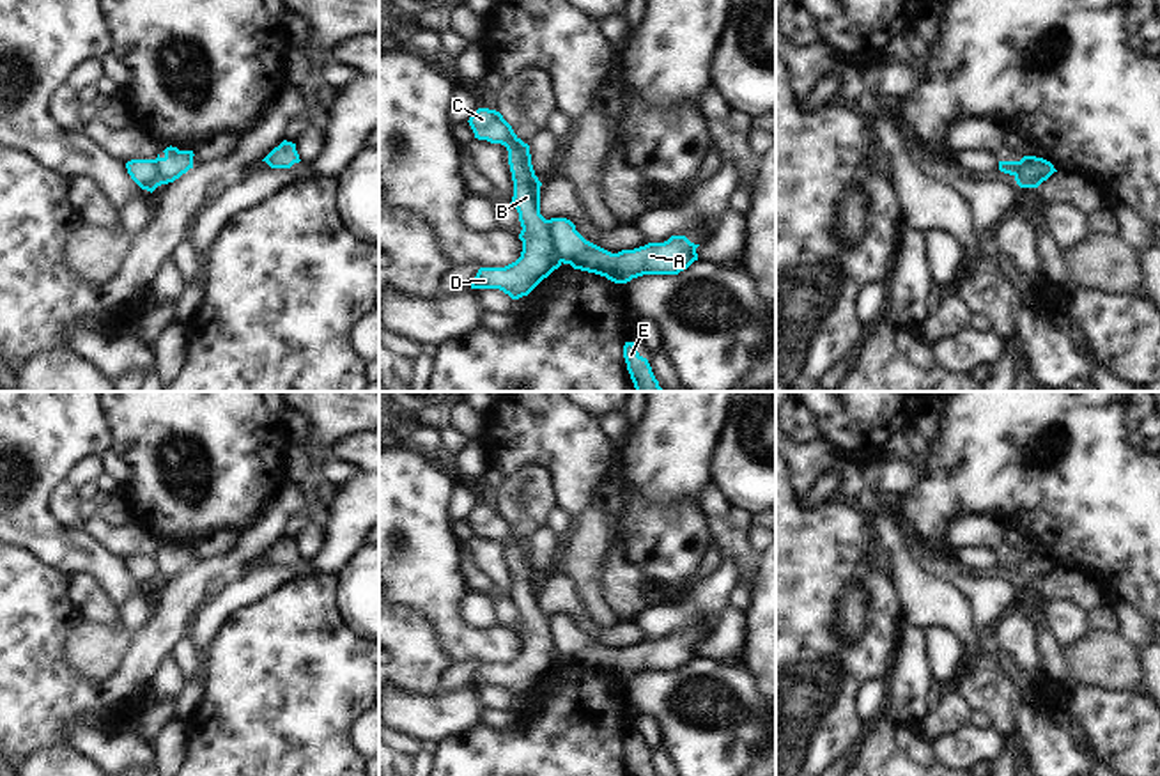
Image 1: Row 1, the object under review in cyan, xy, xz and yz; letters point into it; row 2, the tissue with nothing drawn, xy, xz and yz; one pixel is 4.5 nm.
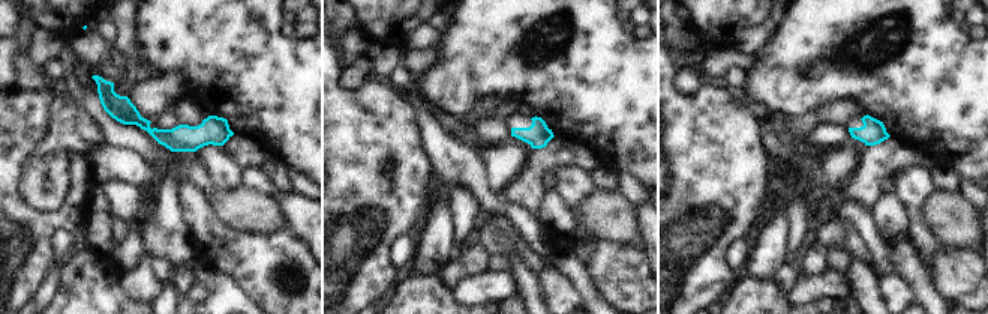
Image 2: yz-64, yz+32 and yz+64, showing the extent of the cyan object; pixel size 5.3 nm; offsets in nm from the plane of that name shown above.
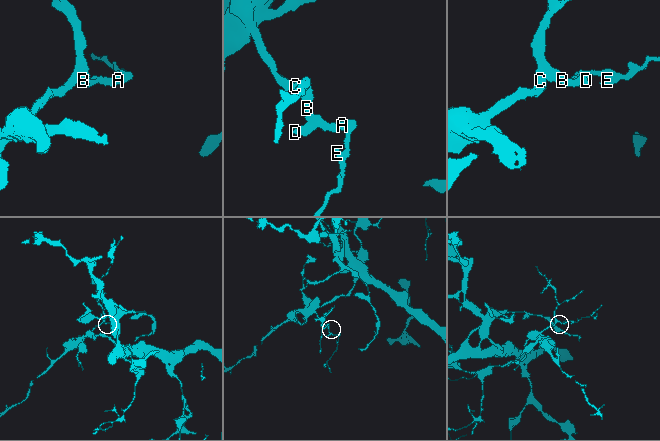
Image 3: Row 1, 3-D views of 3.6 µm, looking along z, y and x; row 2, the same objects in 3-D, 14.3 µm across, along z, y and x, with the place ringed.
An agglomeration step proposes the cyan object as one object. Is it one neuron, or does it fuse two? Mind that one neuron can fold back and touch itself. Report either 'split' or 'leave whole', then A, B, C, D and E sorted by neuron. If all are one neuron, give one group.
split; groups A E / B C D

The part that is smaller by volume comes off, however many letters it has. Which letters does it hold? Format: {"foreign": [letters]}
{"foreign": ["A", "E"]}

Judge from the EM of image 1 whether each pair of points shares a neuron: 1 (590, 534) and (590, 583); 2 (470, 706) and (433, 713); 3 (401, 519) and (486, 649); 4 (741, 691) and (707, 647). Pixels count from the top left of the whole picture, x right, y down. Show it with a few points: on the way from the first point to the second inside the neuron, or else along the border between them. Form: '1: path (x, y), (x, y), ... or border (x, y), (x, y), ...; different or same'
1: path (590, 546), (590, 571); same
2: path (461, 711), (441, 713); same
3: path (411, 553), (434, 583), (441, 606), (452, 620); same
4: border (705, 654), (723, 661); different

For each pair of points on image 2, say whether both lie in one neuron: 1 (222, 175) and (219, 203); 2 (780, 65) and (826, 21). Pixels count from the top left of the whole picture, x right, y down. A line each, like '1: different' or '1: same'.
1: different
2: same

